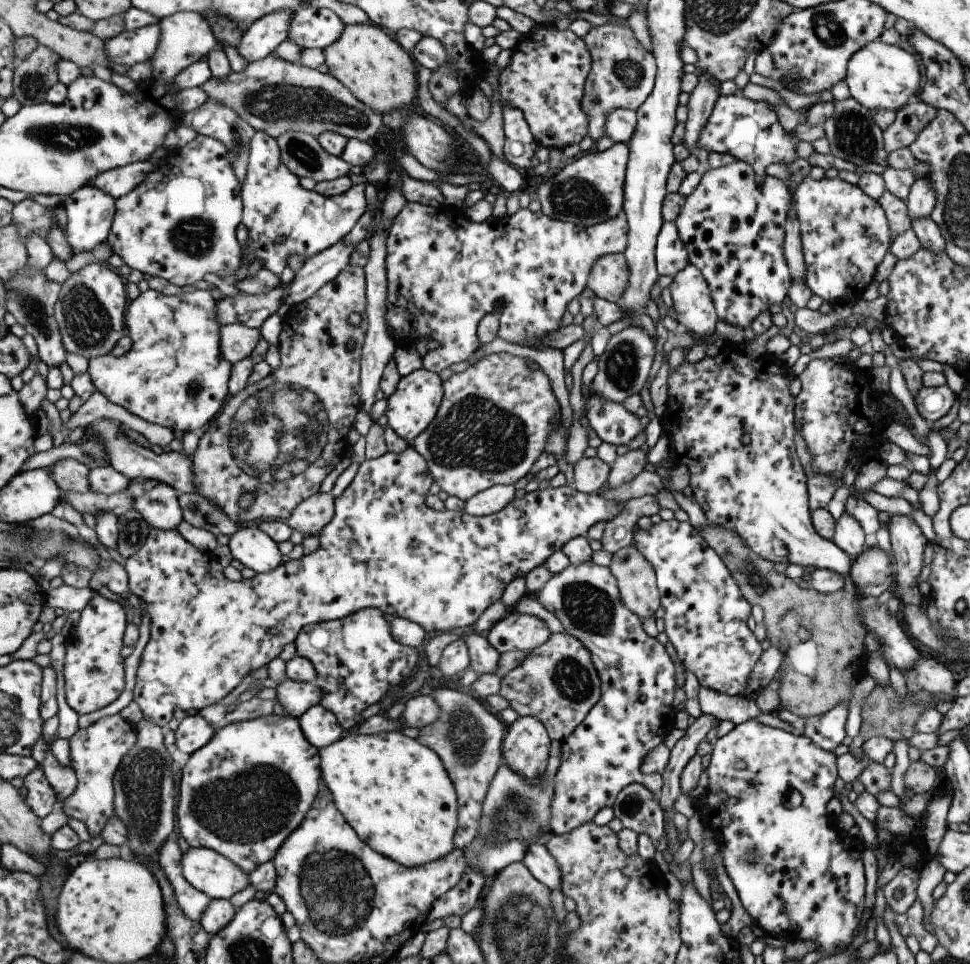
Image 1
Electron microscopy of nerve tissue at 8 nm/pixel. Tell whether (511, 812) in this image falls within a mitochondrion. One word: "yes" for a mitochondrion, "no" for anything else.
yes

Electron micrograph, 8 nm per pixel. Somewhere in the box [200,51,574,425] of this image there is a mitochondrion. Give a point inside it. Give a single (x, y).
(270, 101)

